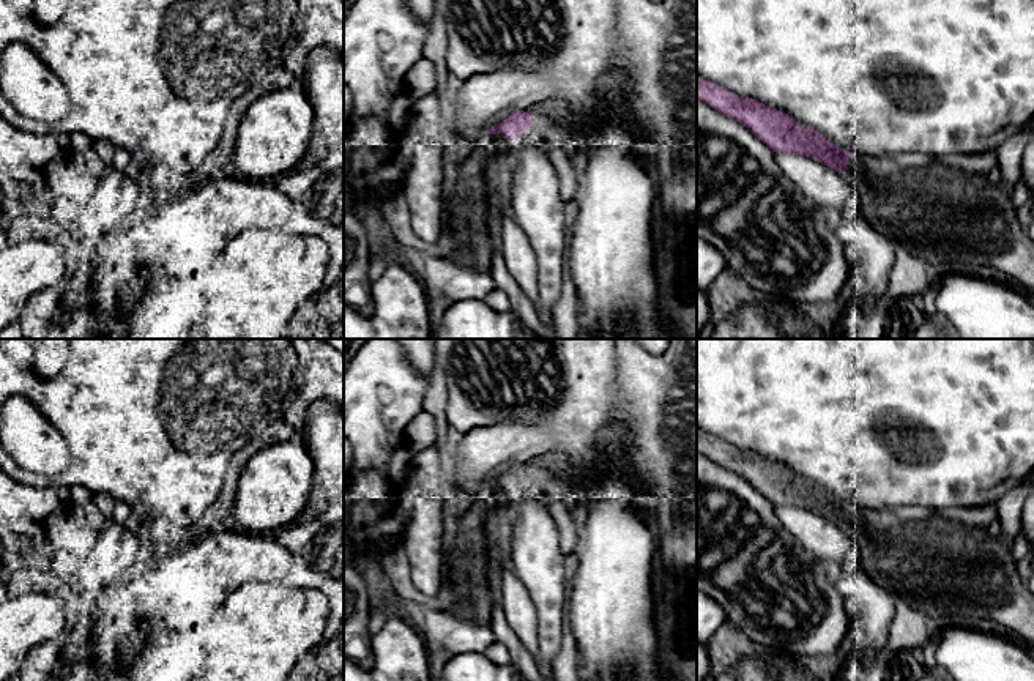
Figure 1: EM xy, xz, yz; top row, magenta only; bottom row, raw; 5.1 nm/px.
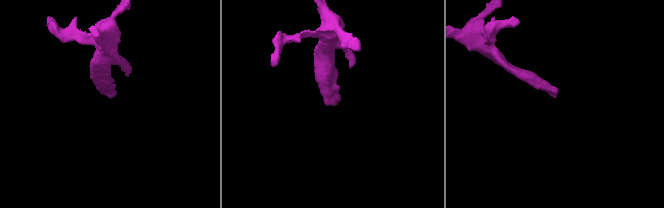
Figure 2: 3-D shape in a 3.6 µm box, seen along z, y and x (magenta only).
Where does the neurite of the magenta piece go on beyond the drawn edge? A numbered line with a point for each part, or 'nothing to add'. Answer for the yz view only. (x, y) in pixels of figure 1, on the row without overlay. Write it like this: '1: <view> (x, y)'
1: yz (951, 571)

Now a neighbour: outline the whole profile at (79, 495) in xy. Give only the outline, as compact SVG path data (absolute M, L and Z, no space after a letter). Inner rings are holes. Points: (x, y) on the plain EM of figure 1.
M74 486L69 490L69 503L71 506L84 506L87 501L91 500L91 492L82 486Z

